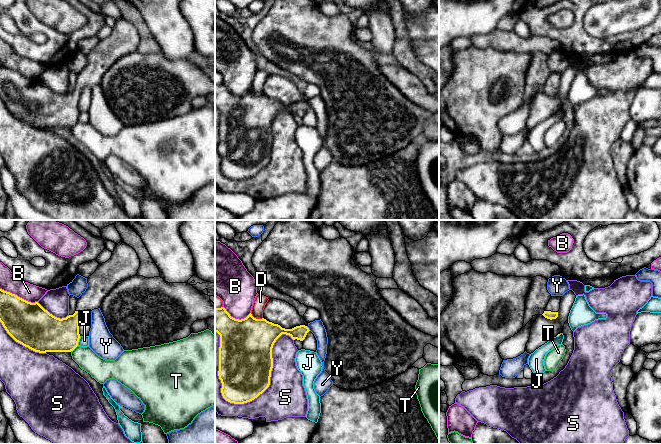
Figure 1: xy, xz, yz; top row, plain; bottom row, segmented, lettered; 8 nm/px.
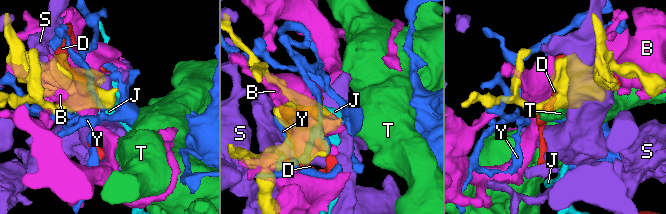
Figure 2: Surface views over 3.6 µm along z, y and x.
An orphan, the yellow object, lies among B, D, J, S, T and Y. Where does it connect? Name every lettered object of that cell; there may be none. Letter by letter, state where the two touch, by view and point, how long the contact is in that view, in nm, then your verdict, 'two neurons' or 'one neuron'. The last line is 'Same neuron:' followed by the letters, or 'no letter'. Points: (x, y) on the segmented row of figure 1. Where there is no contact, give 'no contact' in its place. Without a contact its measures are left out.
B: xy (19, 297) | 320 nm | two neurons
D: xz (255, 318) | 110 nm | two neurons
J: xy (78, 341) | 80 nm | two neurons
S: xz (269, 379) | 750 nm | two neurons
T: xy (73, 349) | 80 nm | two neurons
Y: xz (308, 328) | 50 nm | two neurons
Same neuron: no letter

